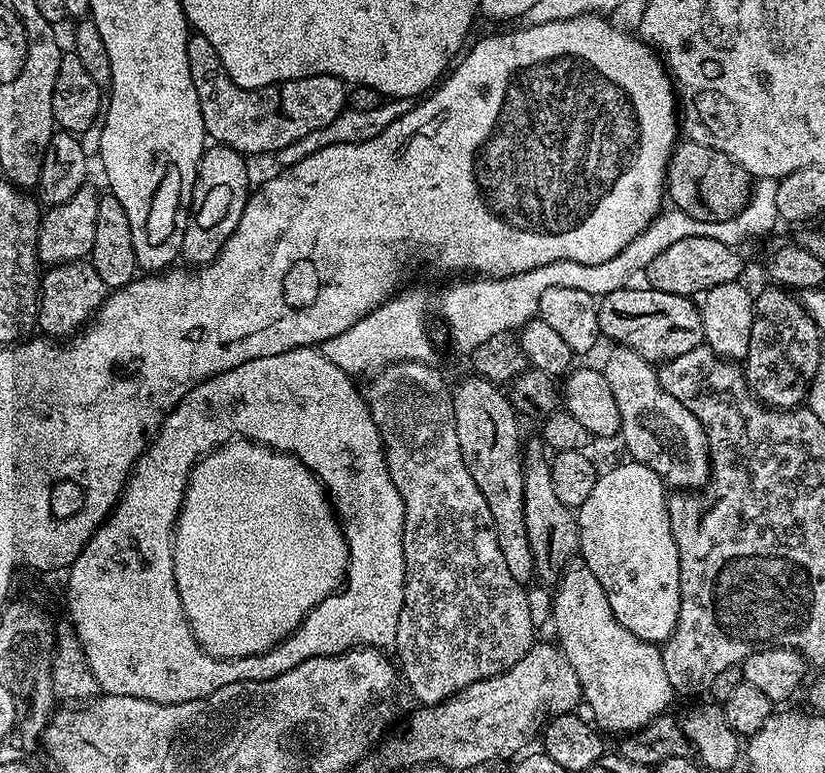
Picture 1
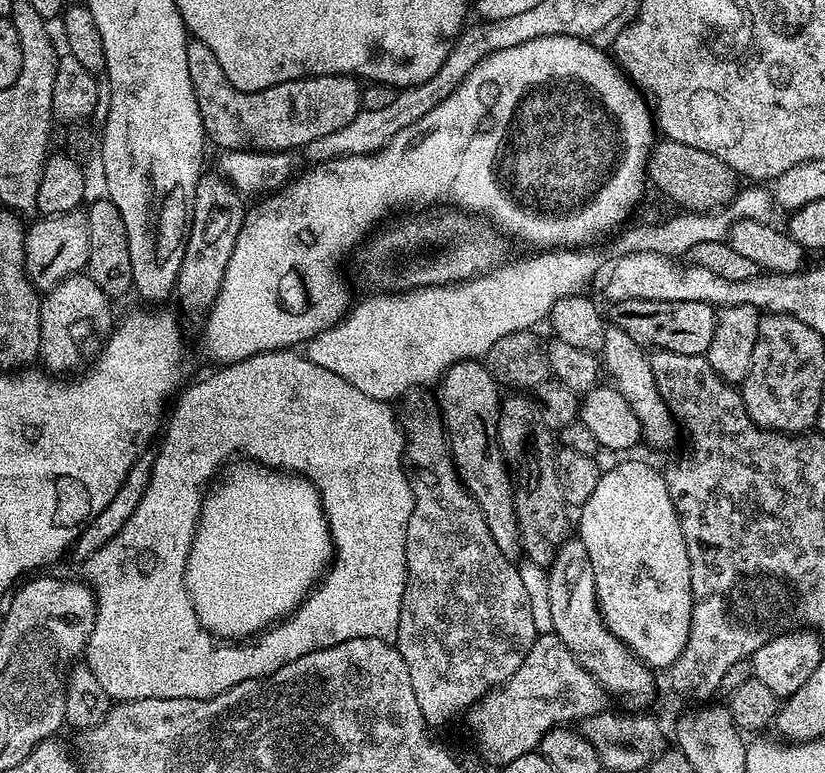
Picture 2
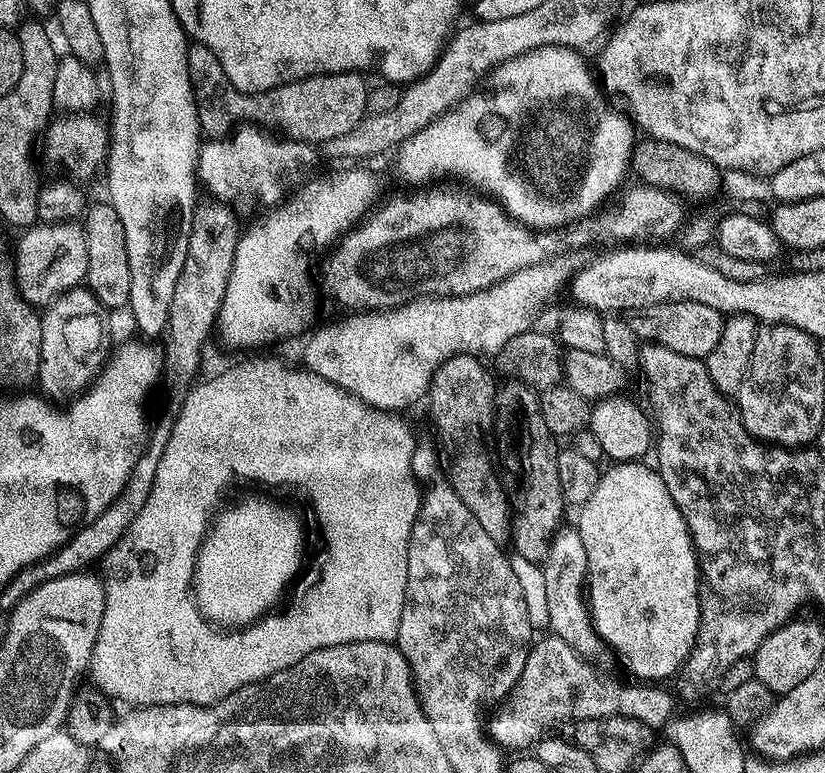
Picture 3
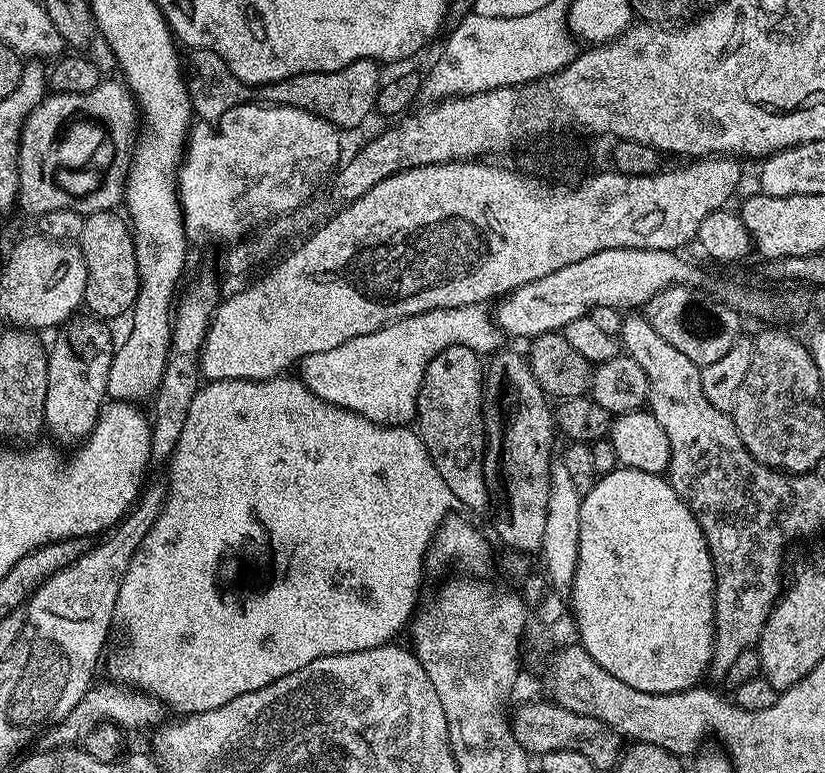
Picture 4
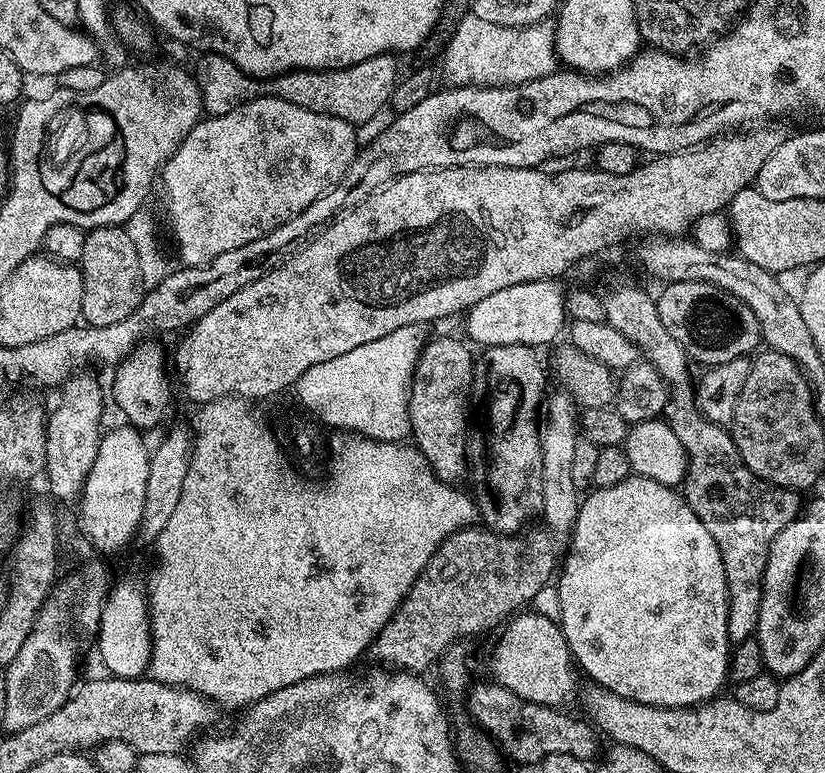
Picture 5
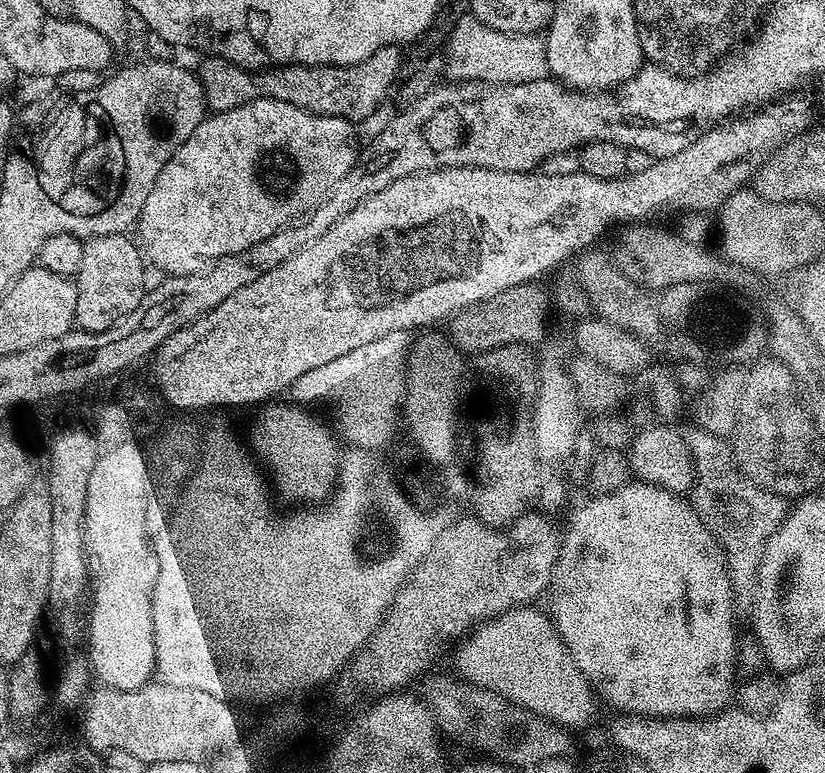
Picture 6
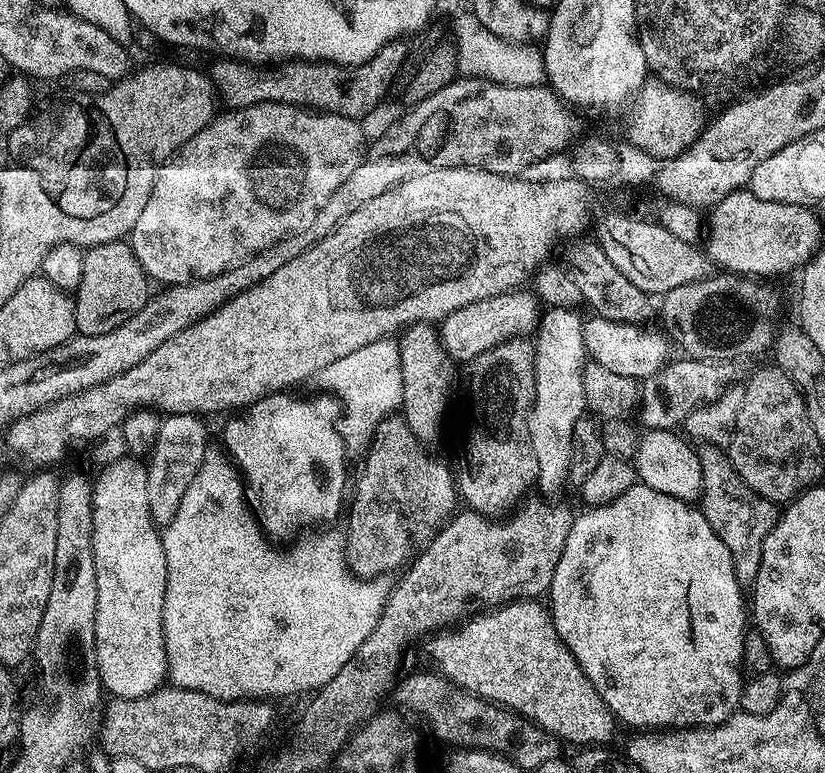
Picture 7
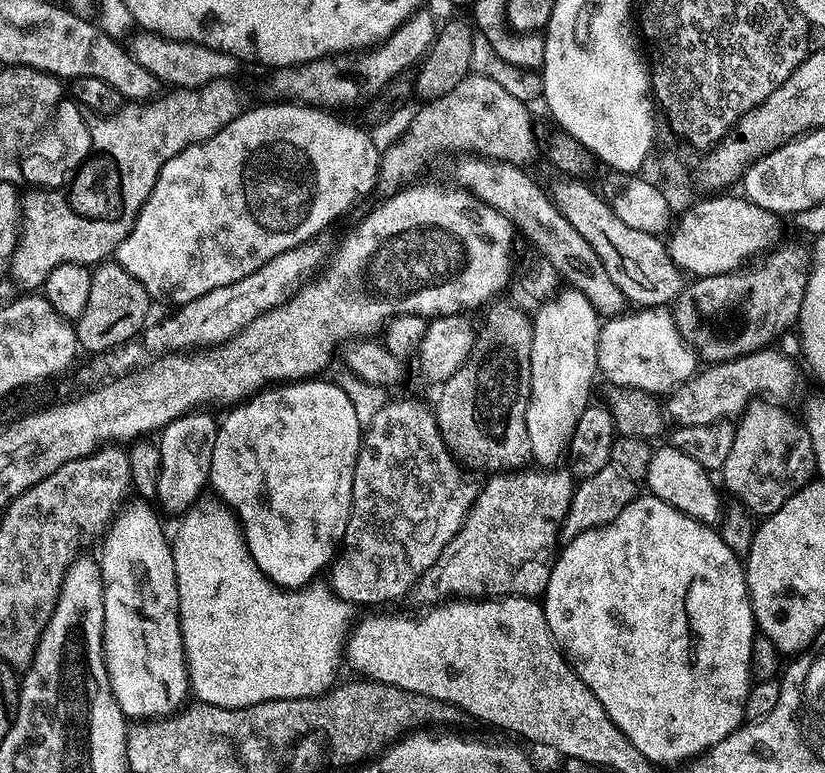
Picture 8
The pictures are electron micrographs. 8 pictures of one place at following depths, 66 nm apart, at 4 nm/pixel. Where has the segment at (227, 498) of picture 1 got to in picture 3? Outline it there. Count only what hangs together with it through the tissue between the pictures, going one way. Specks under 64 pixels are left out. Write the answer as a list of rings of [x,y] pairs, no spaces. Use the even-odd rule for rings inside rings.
[[[244,500],[237,508],[223,512],[215,517],[214,525],[209,529],[200,552],[196,555],[194,595],[200,611],[213,624],[243,626],[265,615],[275,605],[272,603],[280,595],[285,595],[286,589],[301,571],[300,555],[304,552],[304,532],[300,529],[299,522],[286,509],[279,508],[268,500]]]

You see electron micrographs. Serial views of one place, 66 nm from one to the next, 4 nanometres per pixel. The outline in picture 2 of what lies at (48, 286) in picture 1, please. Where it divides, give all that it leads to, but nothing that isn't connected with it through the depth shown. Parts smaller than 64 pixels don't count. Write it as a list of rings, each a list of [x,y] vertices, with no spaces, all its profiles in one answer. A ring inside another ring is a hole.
[[[87,274],[71,276],[47,289],[40,301],[40,356],[49,373],[79,373],[86,362],[100,355],[114,328],[112,308],[108,304],[110,298]]]

